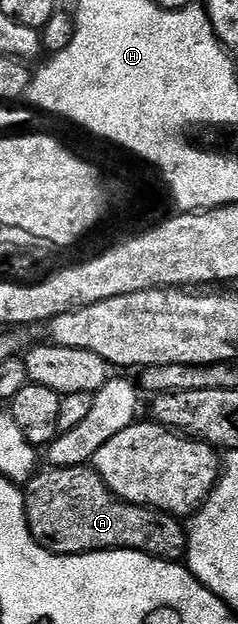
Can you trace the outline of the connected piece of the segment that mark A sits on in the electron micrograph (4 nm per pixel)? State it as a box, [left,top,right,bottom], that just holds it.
[25,465,187,562]

